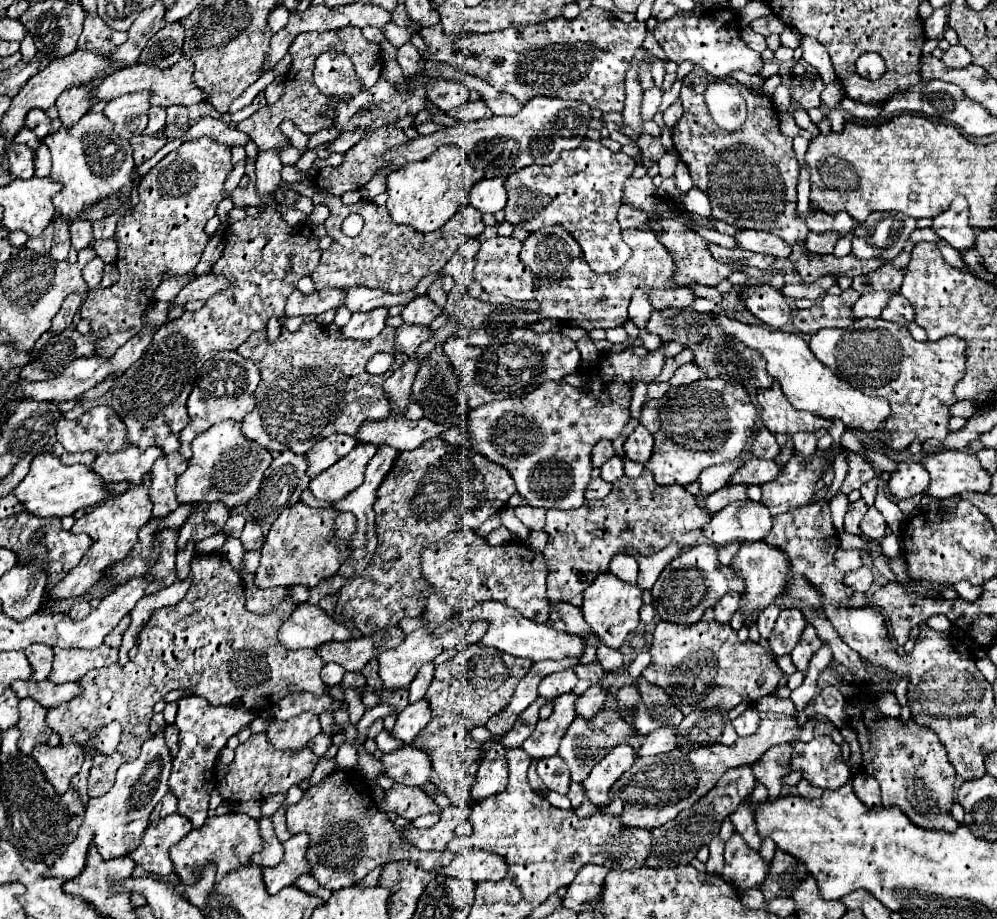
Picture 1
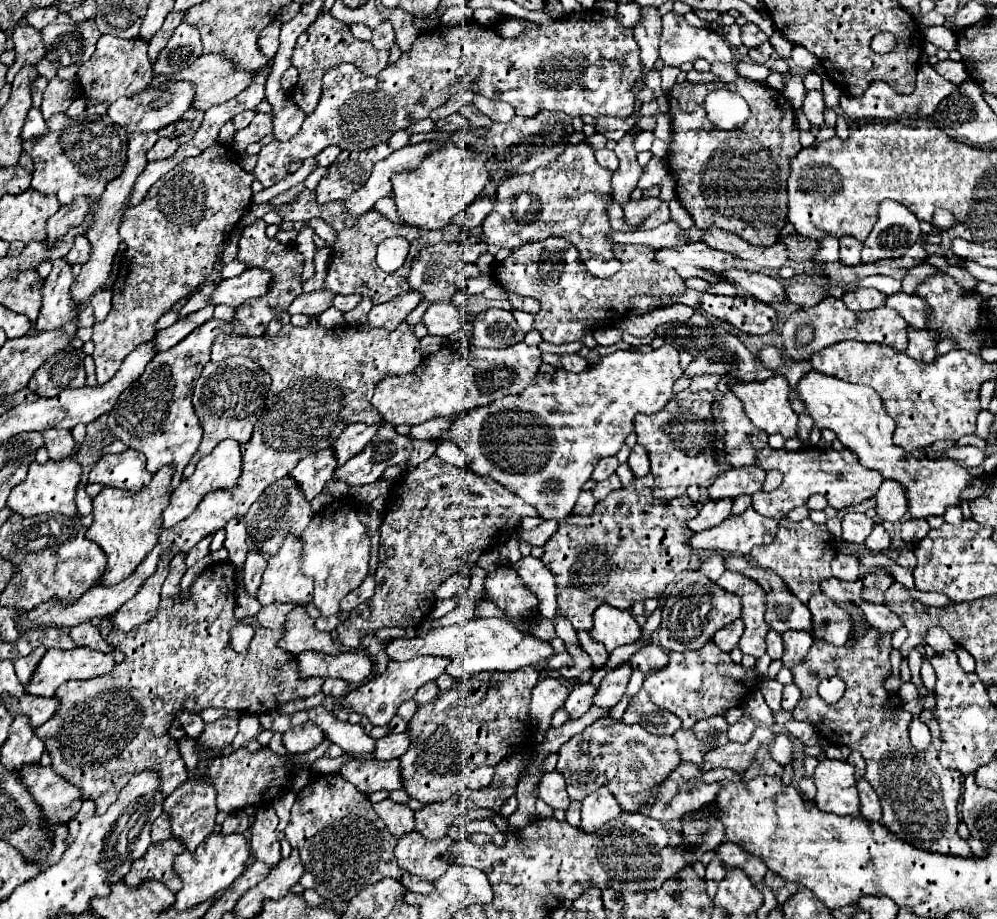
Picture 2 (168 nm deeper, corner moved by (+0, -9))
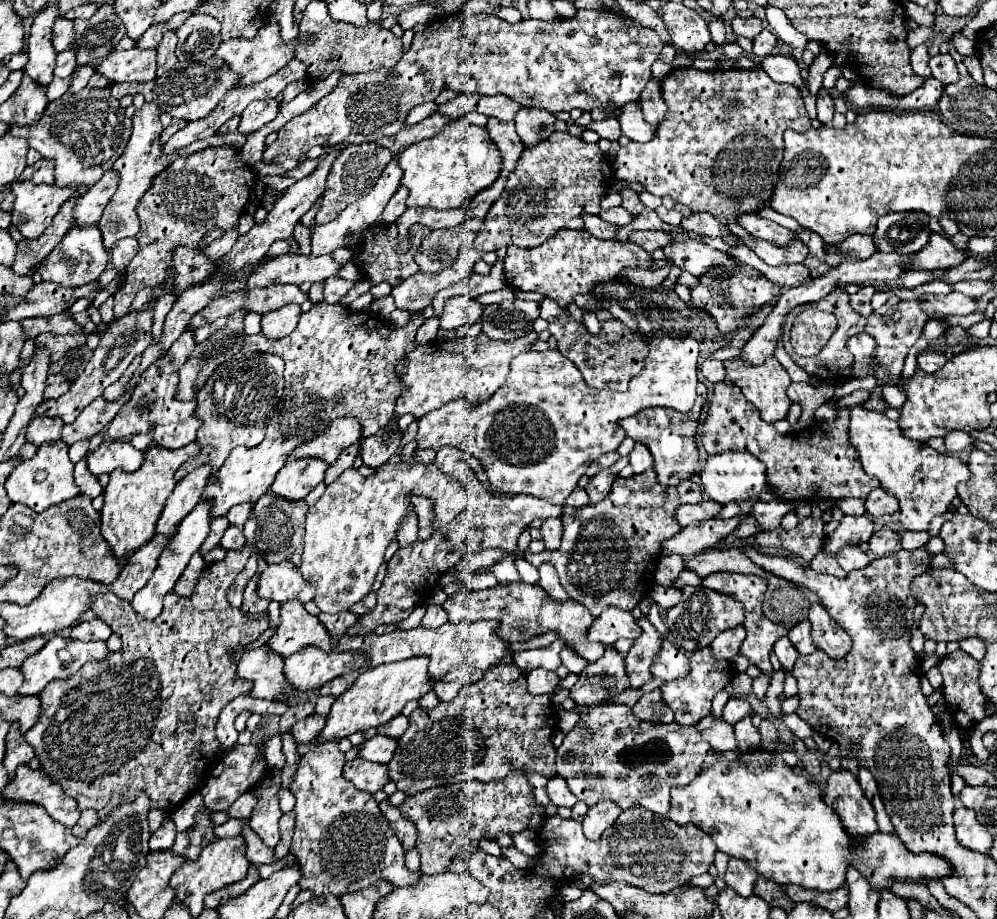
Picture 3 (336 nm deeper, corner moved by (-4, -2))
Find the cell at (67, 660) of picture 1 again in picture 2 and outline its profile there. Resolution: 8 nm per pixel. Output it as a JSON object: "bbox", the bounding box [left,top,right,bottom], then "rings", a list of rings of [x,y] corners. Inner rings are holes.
{"bbox":[27,647,115,697],"rings":[[[77,647],[73,651],[49,649],[41,663],[37,665],[33,679],[29,681],[27,693],[39,697],[53,697],[59,685],[69,679],[93,679],[107,675],[115,667],[113,655],[97,653],[87,647]]]}

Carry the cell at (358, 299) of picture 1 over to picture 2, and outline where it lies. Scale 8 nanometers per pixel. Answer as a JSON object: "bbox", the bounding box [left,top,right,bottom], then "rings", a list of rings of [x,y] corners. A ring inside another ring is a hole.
{"bbox":[333,293,361,313],"rings":[[[353,293],[353,295],[335,295],[335,301],[333,301],[333,307],[347,313],[347,311],[353,311],[359,303],[361,303],[361,295]]]}

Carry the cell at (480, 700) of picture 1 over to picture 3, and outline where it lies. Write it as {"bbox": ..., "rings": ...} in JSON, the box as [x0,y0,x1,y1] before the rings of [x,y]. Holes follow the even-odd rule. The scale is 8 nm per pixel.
{"bbox":[387,664,557,794],"rings":[[[515,664],[495,666],[483,680],[465,686],[453,702],[441,702],[437,708],[417,708],[409,716],[409,728],[399,738],[393,760],[387,764],[389,778],[397,784],[397,790],[405,794],[417,794],[421,790],[455,784],[465,780],[503,780],[511,770],[525,770],[543,774],[545,778],[555,776],[555,748],[551,744],[553,728],[557,728],[557,710],[549,696],[531,696],[525,690],[525,672]]]}

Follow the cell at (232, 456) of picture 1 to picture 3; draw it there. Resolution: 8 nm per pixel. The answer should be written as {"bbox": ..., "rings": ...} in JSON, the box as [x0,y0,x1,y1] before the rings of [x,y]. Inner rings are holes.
{"bbox":[155,466,209,538],"rings":[[[201,466],[195,472],[187,474],[181,482],[177,482],[173,494],[167,498],[167,504],[157,520],[157,528],[155,528],[157,534],[165,534],[169,538],[177,534],[177,526],[181,524],[181,520],[199,502],[207,478],[209,478],[209,466]]]}

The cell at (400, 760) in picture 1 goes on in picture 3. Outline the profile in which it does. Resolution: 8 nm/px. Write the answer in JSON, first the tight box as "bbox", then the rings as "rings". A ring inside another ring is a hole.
{"bbox":[343,758,389,794],"rings":[[[355,758],[355,760],[347,762],[345,768],[343,768],[343,776],[357,790],[363,790],[363,792],[369,792],[369,794],[371,792],[375,794],[377,790],[381,790],[389,782],[389,774],[387,774],[385,764],[367,762],[363,758]]]}

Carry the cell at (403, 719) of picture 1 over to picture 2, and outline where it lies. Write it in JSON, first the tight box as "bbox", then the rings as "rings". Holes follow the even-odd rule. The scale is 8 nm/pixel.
{"bbox":[375,731,409,761],"rings":[[[409,731],[403,733],[389,733],[383,739],[375,743],[375,759],[387,761],[387,759],[399,759],[409,749]]]}

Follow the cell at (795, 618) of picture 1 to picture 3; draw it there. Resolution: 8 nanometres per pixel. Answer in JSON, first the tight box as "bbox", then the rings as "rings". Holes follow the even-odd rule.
{"bbox":[787,620,817,654],"rings":[[[803,620],[803,622],[795,624],[795,626],[789,630],[787,638],[789,638],[791,644],[797,648],[799,654],[813,654],[813,652],[817,650],[817,648],[813,646],[813,640],[811,640],[811,624],[809,624],[809,620]]]}

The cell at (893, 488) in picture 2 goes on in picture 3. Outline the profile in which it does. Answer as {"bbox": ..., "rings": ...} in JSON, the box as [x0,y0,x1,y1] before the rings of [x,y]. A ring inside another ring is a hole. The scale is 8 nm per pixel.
{"bbox":[865,488,897,516],"rings":[[[875,488],[865,500],[865,510],[869,516],[891,516],[897,512],[897,500],[885,494],[885,490]]]}

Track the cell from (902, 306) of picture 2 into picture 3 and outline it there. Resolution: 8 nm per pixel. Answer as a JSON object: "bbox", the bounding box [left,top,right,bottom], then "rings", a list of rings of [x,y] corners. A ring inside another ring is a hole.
{"bbox":[921,292,977,316],"rings":[[[951,292],[947,296],[933,296],[929,294],[929,300],[921,302],[923,310],[933,316],[935,312],[943,314],[943,316],[951,316],[951,314],[971,314],[977,310],[975,306],[975,298],[971,296],[965,296],[965,294],[959,294],[959,292]]]}

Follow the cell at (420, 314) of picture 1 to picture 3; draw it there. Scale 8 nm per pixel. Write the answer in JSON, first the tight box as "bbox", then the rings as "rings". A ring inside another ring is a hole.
{"bbox":[439,296,483,330],"rings":[[[455,296],[455,298],[449,298],[445,302],[445,312],[443,316],[439,318],[441,322],[441,328],[447,328],[447,330],[455,330],[459,326],[467,326],[467,324],[473,324],[481,318],[483,314],[483,304],[479,304],[477,300],[469,298],[469,296]]]}

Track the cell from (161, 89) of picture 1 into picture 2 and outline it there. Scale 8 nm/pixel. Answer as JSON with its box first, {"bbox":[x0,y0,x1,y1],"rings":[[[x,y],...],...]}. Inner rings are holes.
{"bbox":[145,55,255,111],"rings":[[[201,55],[191,67],[183,69],[177,75],[155,75],[151,79],[151,83],[145,87],[145,91],[151,91],[151,89],[155,89],[167,81],[189,81],[193,85],[193,91],[195,91],[195,99],[193,99],[191,107],[199,109],[199,111],[207,111],[209,107],[215,107],[215,105],[221,105],[221,103],[233,99],[237,93],[241,93],[251,83],[253,77],[255,77],[255,73],[235,71],[233,65],[229,65],[225,61],[225,57],[221,57],[221,55]]]}

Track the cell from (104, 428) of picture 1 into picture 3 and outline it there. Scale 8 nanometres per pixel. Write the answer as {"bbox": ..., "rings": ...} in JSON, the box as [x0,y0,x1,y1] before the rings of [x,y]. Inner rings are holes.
{"bbox":[27,418,63,446],"rings":[[[31,418],[27,428],[27,442],[41,446],[43,442],[59,440],[61,428],[63,428],[61,418]]]}

